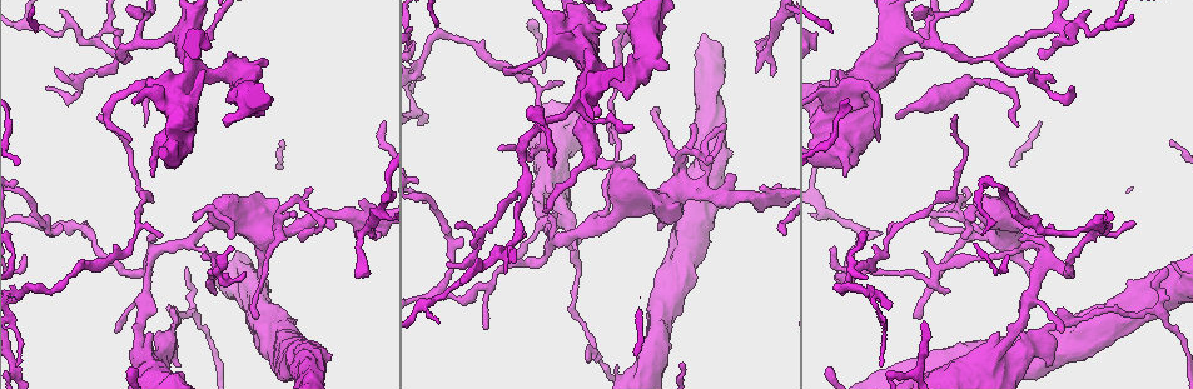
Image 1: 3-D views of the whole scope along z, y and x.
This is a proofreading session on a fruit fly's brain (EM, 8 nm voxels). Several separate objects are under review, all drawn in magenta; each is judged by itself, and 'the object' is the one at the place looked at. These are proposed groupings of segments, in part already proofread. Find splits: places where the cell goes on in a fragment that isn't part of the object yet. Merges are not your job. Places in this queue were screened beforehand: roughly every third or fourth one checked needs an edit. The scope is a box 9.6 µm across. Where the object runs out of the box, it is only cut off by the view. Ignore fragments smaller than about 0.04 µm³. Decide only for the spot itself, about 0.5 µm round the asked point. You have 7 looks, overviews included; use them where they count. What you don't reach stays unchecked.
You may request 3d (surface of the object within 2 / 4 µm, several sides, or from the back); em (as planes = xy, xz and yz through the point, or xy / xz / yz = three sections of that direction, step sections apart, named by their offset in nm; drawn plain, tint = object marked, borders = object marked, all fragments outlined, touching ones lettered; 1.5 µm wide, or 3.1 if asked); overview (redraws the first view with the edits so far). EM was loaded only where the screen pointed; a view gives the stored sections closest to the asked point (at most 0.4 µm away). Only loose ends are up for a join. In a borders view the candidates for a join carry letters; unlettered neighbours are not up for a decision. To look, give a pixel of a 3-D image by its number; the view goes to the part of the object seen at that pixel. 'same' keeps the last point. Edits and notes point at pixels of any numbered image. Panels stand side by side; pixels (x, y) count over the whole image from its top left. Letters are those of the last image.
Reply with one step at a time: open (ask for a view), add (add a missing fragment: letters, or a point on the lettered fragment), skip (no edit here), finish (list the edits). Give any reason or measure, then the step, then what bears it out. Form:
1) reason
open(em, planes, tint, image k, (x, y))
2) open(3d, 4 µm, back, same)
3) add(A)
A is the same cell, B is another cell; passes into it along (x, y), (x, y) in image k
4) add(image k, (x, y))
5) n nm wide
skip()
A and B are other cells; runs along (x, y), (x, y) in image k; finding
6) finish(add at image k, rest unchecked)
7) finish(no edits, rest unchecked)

an open end
open(3d, 4 µm, image 1, (966, 236))

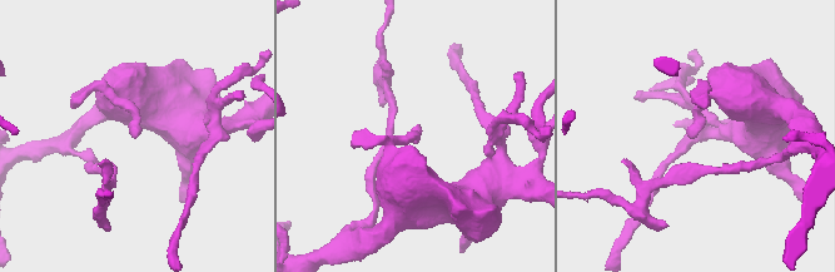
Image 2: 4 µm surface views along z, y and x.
now the EM
open(em, yz, step 8, borders, image 2, (414, 129))

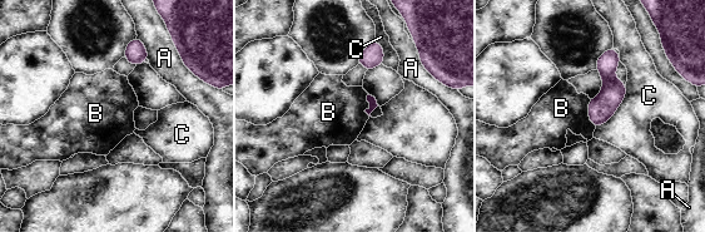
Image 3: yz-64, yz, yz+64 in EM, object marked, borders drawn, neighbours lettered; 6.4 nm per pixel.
skip()
A, B and C are other cells; border along (589, 99), (589, 119), (595, 127) in image 3; none of them fits

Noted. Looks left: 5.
stops while still wide
open(em, planes, tint, image 1, (580, 241))

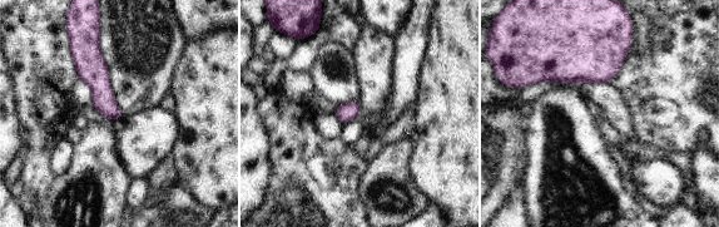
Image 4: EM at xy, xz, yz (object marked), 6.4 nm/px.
see the neighbours
open(em, planes, borders, same)

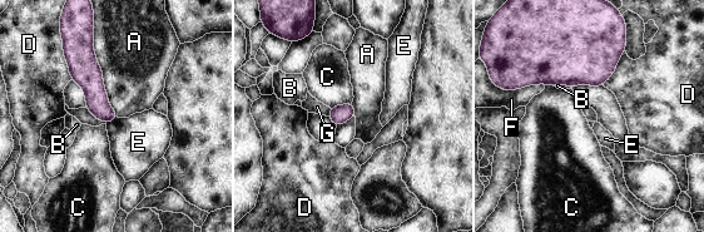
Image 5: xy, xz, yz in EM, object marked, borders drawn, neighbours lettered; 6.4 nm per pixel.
A touches over 600 nm
skip()
A, B, C, D, E, F and G are other cells; no lettered fragment goes on from it

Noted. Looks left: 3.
open(em, planes, borders, image 1, (131, 139))

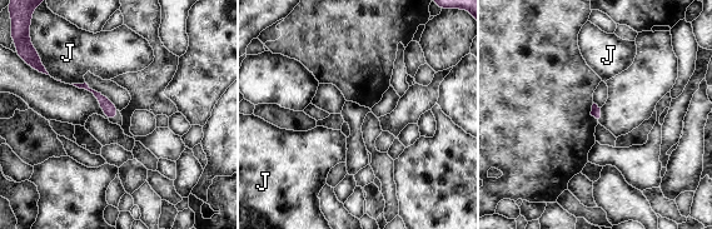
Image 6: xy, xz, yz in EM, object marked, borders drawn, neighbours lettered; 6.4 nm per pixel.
skip()
J is another cell; border along (84, 81), (70, 84) in image 6; none of them fits

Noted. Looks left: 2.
finish(no edits, rest unchecked)

